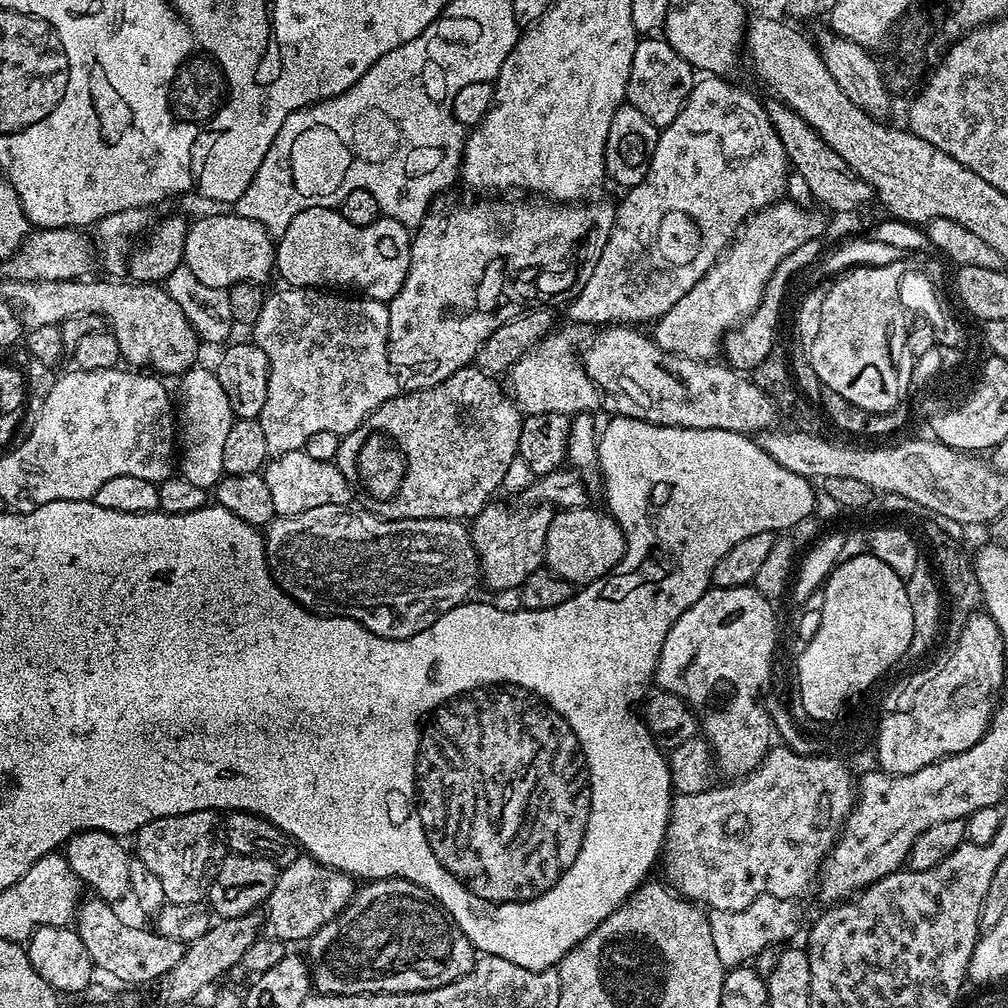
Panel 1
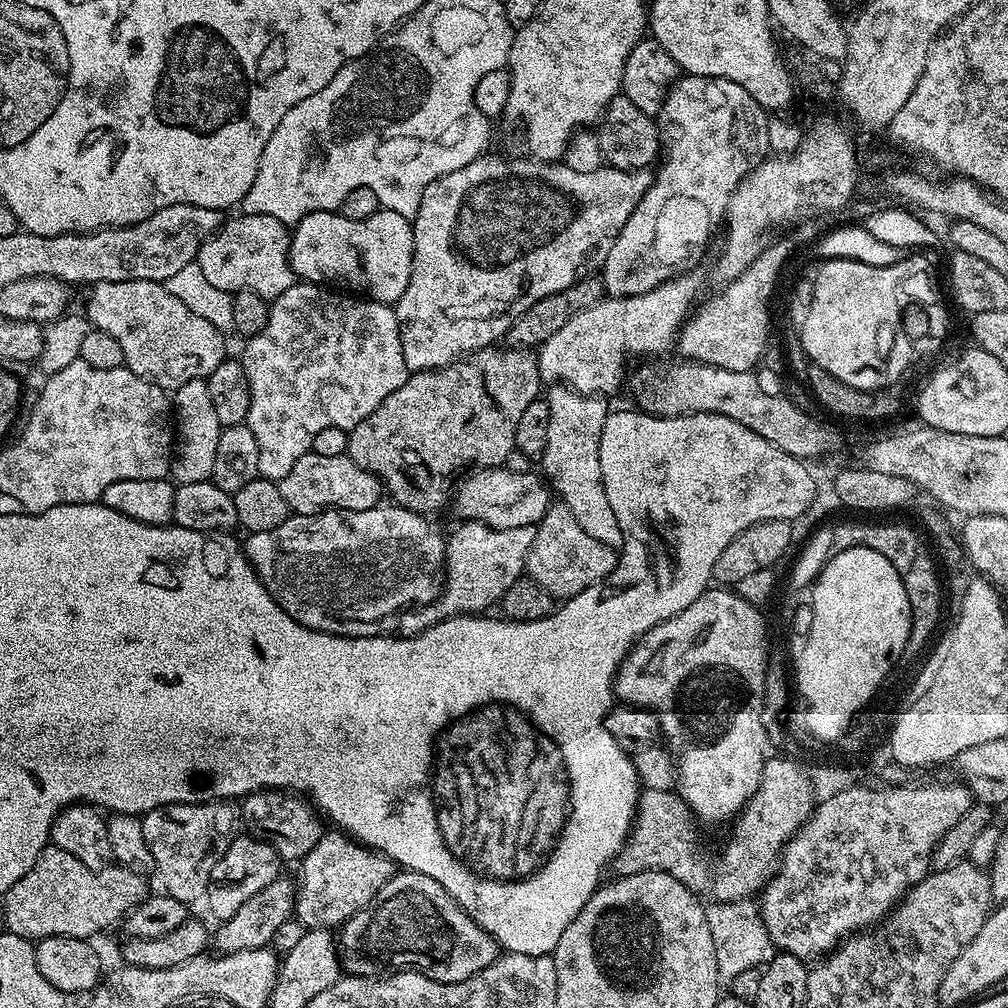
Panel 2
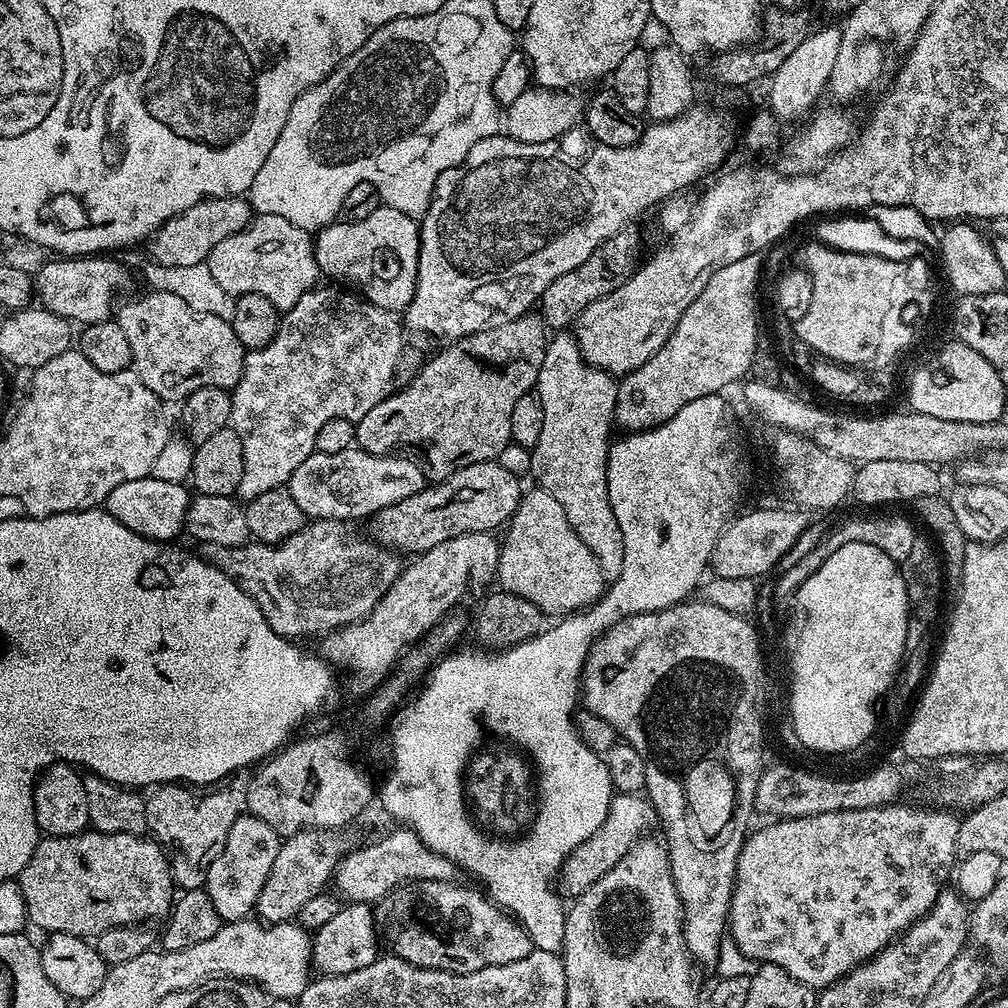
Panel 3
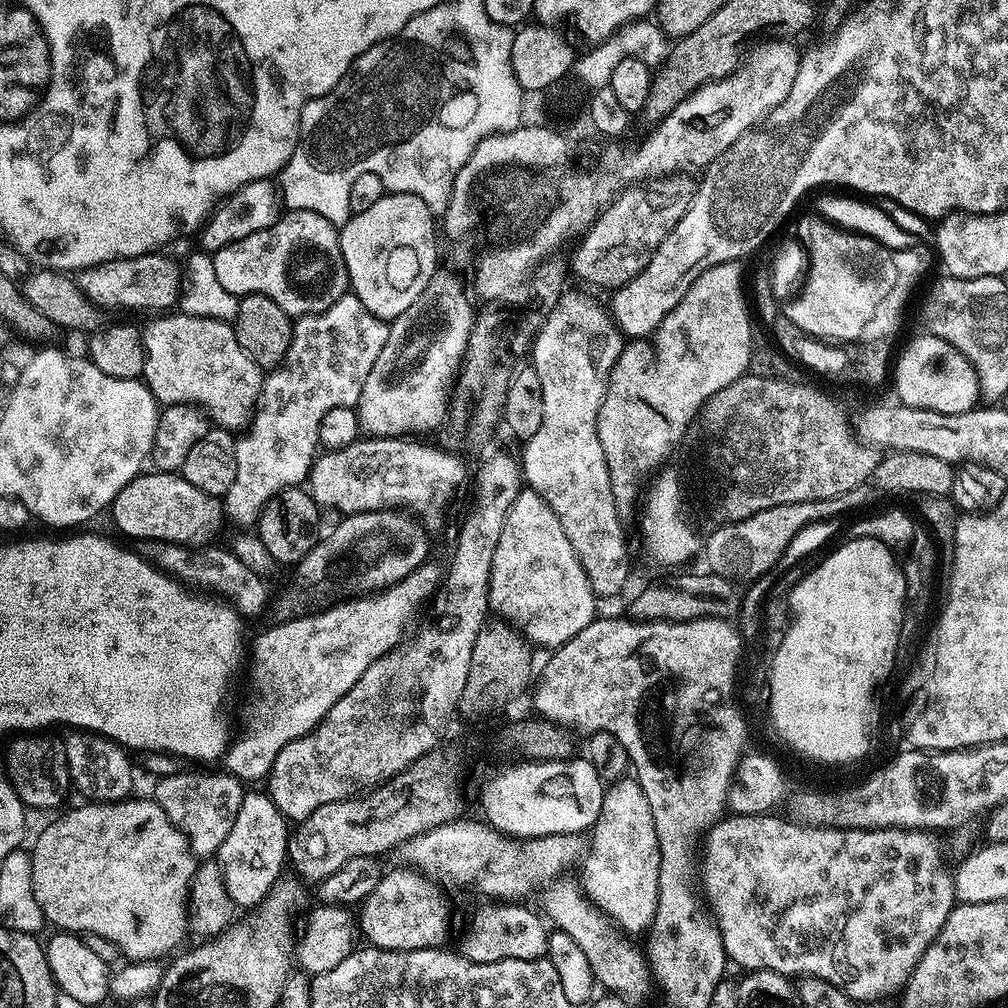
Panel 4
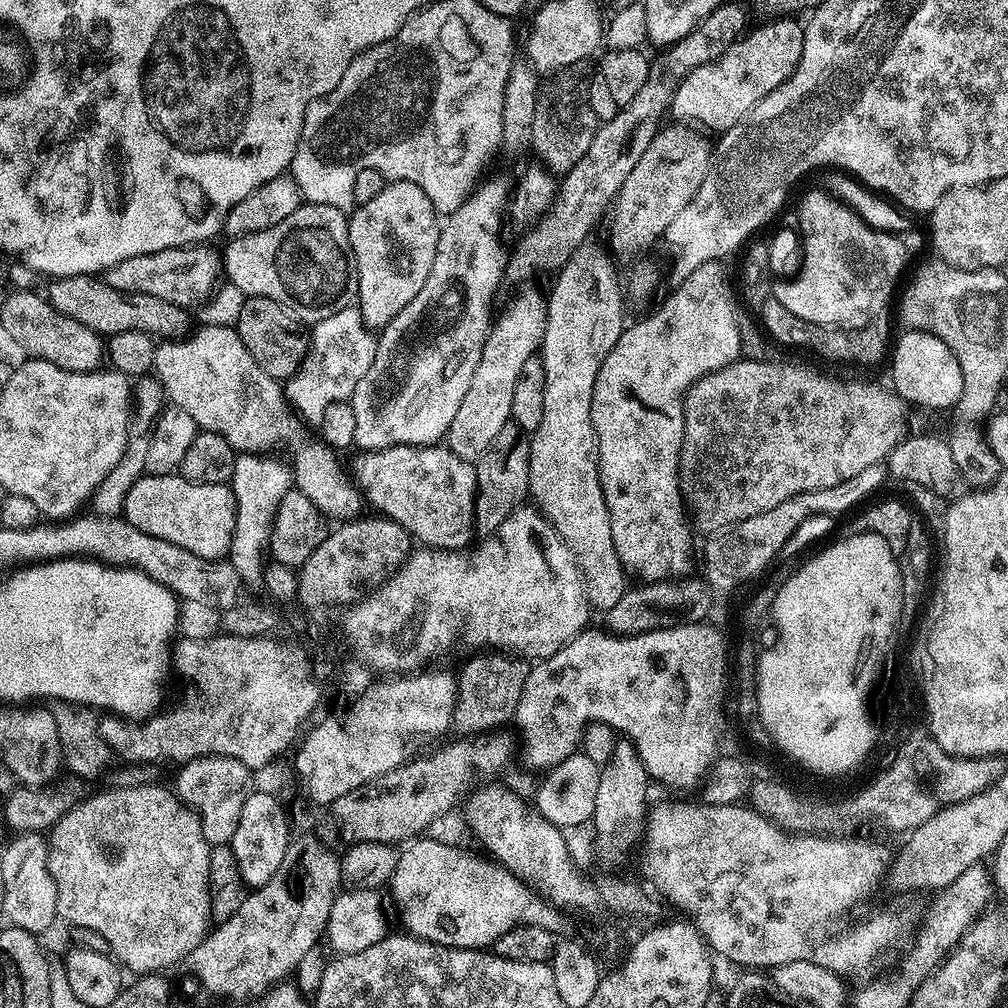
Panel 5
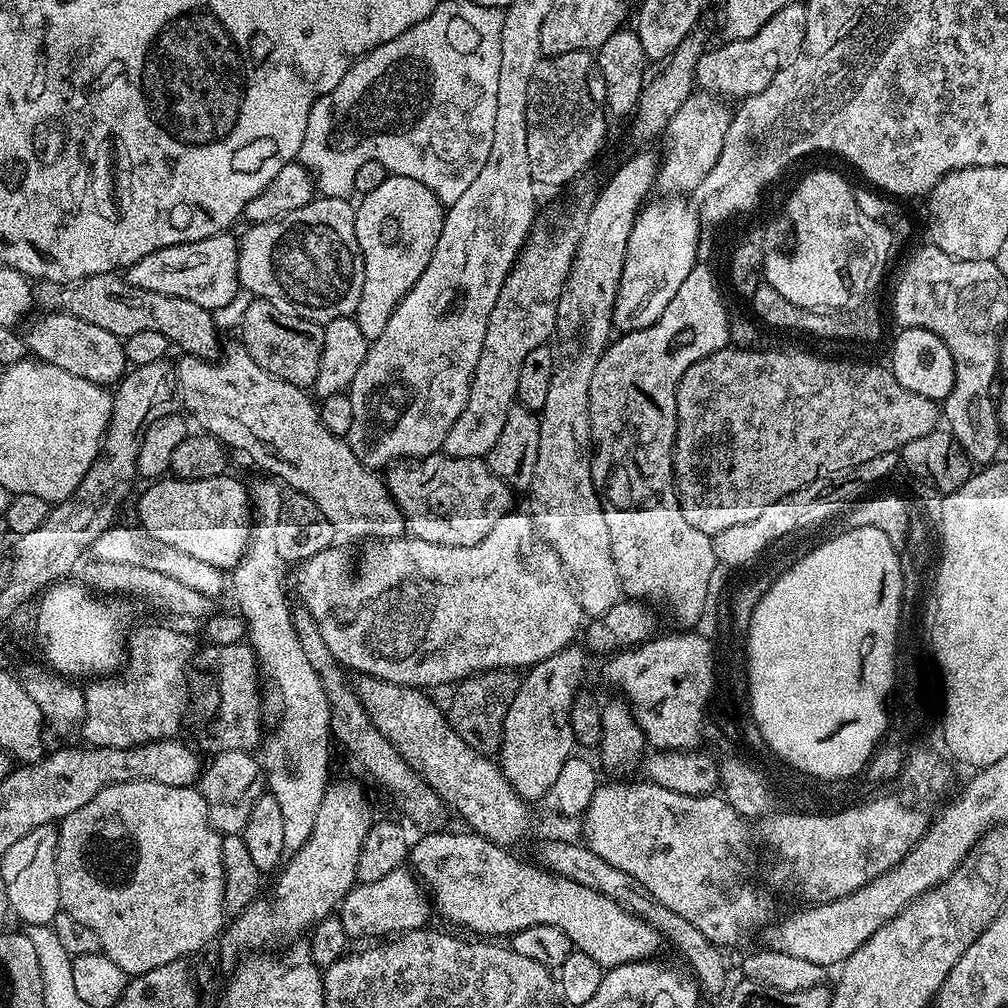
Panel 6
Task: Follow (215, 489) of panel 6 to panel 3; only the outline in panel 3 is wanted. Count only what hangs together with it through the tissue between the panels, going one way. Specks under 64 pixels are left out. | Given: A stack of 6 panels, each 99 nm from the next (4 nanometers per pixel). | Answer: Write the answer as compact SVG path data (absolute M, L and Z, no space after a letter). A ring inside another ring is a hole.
M143 476L134 482L122 482L122 486L114 486L110 494L105 498L103 507L126 530L134 530L134 534L145 536L151 540L172 542L176 535L185 531L187 508L190 501L190 492L184 484L174 482L162 482L153 476Z

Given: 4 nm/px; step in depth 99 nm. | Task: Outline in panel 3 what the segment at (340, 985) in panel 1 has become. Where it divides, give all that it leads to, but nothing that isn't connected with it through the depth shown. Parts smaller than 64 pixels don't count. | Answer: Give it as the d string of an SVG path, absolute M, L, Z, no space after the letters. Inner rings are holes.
M409 880L382 901L382 932L388 935L391 955L402 958L419 968L442 970L454 974L470 974L490 966L502 966L510 962L525 960L534 951L528 932L517 922L516 917L493 904L483 891L463 888L460 882L446 880Z

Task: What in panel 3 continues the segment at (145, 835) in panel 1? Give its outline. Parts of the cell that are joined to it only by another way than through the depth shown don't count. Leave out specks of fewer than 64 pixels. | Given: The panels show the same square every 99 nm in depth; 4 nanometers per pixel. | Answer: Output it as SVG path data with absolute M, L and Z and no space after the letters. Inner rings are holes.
M178 783L161 784L147 793L144 805L148 832L168 857L177 889L204 888L207 885L210 866L214 858L222 854L230 826L234 826L242 814L242 800L237 793L235 796L232 792L216 791L220 790L193 790Z

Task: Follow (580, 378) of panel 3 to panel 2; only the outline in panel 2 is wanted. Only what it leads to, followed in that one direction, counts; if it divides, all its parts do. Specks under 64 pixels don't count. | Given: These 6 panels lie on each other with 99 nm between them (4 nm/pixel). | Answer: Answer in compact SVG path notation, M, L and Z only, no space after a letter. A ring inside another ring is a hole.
M559 382L549 388L552 389L546 392L546 399L550 406L550 430L546 434L546 450L538 458L542 475L559 503L570 506L570 514L574 514L578 526L582 526L590 538L598 538L598 542L611 548L623 549L624 535L606 499L602 462L598 458L602 426L610 411L609 401L599 396L585 396Z

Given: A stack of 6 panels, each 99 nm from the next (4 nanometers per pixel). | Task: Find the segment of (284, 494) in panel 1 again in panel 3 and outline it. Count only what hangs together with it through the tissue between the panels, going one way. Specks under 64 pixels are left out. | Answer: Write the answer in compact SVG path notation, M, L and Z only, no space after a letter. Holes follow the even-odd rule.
M353 446L342 450L338 454L322 454L321 452L314 451L308 455L306 462L302 462L302 466L298 466L298 470L294 470L294 474L288 480L286 485L287 492L292 495L294 502L298 502L298 510L302 510L305 517L312 520L342 520L345 522L356 522L352 520L360 520L365 518L371 518L376 515L378 510L382 510L386 506L394 506L394 502L402 502L402 498L406 498L410 494L418 494L426 486L426 473L423 468L414 460L409 460L408 457L402 455L395 456L375 456L369 452L364 452L359 446Z

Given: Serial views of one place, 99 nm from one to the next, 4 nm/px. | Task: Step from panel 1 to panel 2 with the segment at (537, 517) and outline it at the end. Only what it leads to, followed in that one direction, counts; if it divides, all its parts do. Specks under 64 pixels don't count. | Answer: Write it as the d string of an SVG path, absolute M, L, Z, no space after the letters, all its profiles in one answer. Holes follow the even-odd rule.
M470 520L457 523L452 536L447 537L444 546L444 583L440 589L440 596L433 604L425 604L415 610L408 610L399 617L403 631L409 636L416 636L424 632L431 624L440 620L446 620L449 616L470 616L473 614L484 614L489 611L491 604L499 605L505 594L525 575L528 562L528 551L536 537L535 527L511 528L510 530L498 530L480 523L479 520Z

